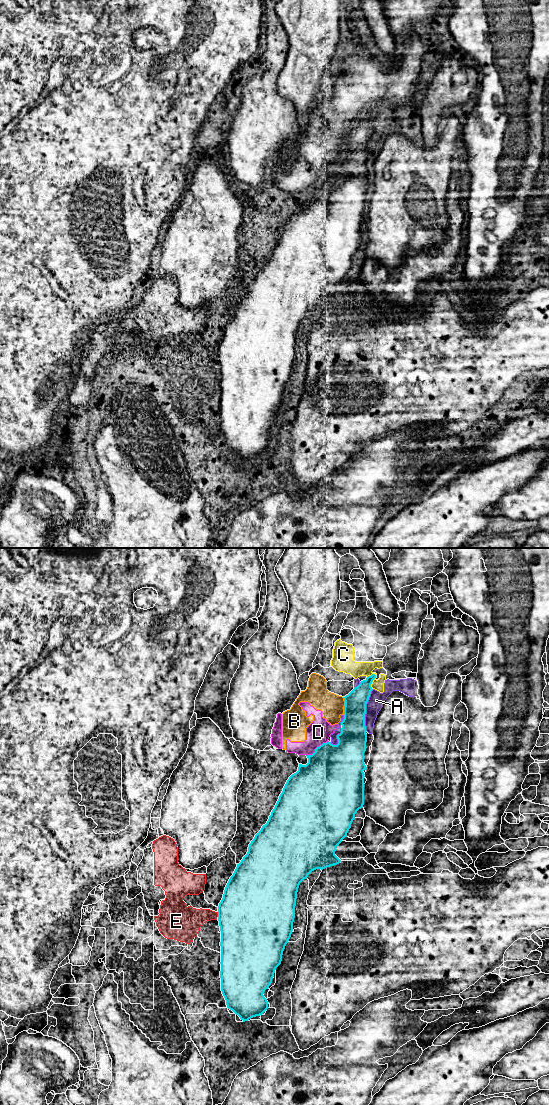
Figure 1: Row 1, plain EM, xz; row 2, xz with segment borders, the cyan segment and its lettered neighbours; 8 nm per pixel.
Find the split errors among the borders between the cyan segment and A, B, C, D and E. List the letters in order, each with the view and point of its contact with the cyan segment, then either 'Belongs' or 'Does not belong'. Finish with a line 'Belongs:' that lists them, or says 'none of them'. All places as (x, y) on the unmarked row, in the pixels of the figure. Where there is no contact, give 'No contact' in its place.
A: Touches cyan at xz (365, 150). Does not belong
B: Touches cyan at xz (344, 146). Does not belong
C: Touches cyan at xz (372, 121). Does not belong
D: Touches cyan at xz (316, 188). Does not belong
E: Touches cyan at xz (218, 354). Does not belong
Belongs: none of them

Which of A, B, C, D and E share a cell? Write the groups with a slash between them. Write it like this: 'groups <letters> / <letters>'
groups A B C D / E

